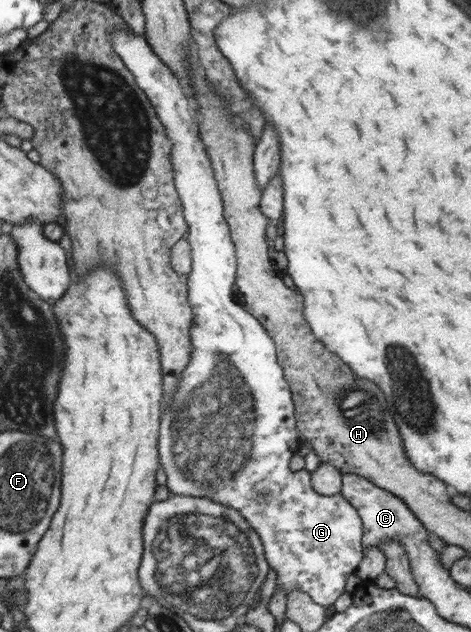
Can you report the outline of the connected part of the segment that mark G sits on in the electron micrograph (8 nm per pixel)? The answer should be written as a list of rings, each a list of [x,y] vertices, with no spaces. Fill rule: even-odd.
[[[131,28],[127,29],[113,29],[110,32],[110,43],[114,52],[117,52],[119,58],[123,61],[123,64],[132,72],[138,87],[146,94],[146,97],[150,100],[152,107],[156,110],[158,118],[164,126],[166,135],[172,142],[172,169],[174,170],[174,183],[182,204],[183,216],[185,217],[186,223],[188,224],[189,236],[187,240],[191,245],[192,251],[192,269],[187,275],[187,286],[188,286],[188,300],[191,305],[192,311],[194,312],[194,323],[190,326],[190,339],[191,339],[191,360],[187,364],[186,370],[183,370],[183,376],[181,376],[181,382],[177,386],[177,392],[173,392],[173,400],[171,403],[162,403],[162,416],[160,424],[160,432],[158,436],[158,459],[160,460],[160,466],[167,475],[166,486],[170,493],[173,495],[188,495],[193,497],[199,497],[199,499],[211,499],[218,504],[223,504],[240,512],[245,520],[250,524],[254,531],[259,535],[262,545],[264,546],[264,557],[268,562],[272,572],[276,573],[276,588],[282,588],[283,592],[286,592],[287,596],[292,590],[300,590],[306,592],[312,599],[313,602],[320,604],[324,607],[333,605],[335,600],[341,596],[344,592],[345,582],[347,582],[347,576],[353,574],[361,560],[364,557],[364,546],[362,545],[362,520],[358,515],[358,512],[349,505],[347,499],[343,498],[341,494],[335,494],[333,496],[322,496],[315,492],[310,483],[310,472],[306,469],[299,471],[291,471],[289,469],[289,462],[291,457],[298,453],[300,445],[302,443],[300,433],[296,428],[296,419],[294,413],[293,397],[291,397],[291,390],[287,381],[285,381],[283,375],[283,368],[277,363],[276,360],[276,348],[271,336],[265,330],[265,327],[249,312],[247,312],[241,305],[235,300],[236,289],[236,252],[229,234],[229,227],[225,222],[223,216],[223,205],[222,196],[215,180],[214,168],[212,162],[207,156],[205,143],[200,137],[200,130],[198,129],[198,123],[195,119],[194,105],[192,98],[188,97],[188,94],[183,90],[176,73],[174,73],[156,54],[146,39],[146,35],[138,35],[134,33]]]

